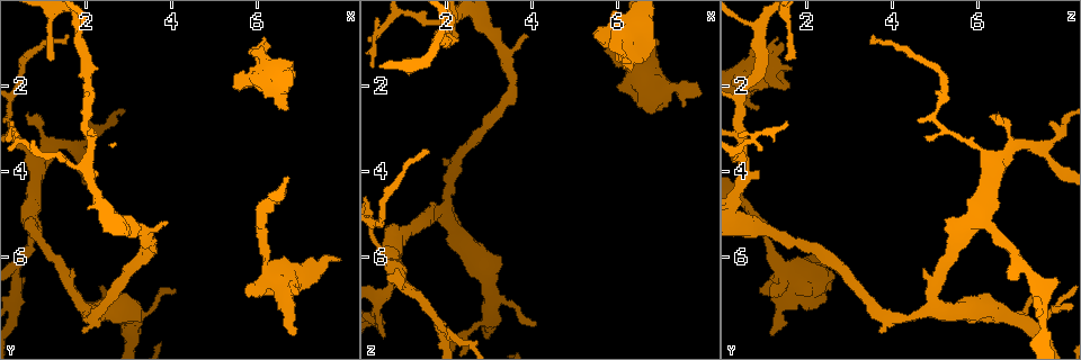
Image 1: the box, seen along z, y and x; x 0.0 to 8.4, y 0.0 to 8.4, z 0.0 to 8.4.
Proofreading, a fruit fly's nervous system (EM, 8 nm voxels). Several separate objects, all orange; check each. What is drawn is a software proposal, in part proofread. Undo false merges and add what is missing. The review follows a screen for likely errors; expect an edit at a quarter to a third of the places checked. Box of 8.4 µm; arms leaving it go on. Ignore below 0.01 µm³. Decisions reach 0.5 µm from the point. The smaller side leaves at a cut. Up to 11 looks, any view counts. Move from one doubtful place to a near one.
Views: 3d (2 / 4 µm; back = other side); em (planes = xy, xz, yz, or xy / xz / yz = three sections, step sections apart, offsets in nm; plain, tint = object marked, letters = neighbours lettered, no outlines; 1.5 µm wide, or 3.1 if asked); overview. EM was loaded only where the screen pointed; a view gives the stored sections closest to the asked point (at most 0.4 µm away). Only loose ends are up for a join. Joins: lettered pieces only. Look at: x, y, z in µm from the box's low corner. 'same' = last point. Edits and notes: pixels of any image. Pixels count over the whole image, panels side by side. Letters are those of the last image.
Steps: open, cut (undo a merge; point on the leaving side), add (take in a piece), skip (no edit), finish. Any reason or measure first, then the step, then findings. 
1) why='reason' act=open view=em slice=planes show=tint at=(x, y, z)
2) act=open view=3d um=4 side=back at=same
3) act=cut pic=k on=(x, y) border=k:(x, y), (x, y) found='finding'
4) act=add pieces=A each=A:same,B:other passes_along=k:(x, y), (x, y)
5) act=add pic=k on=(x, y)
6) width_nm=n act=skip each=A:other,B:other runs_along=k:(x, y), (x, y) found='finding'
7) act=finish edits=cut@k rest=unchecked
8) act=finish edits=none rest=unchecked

why='branch stops here' act=open view=em slice=planes show=plain at=(6.85, 7.80, 1.20)

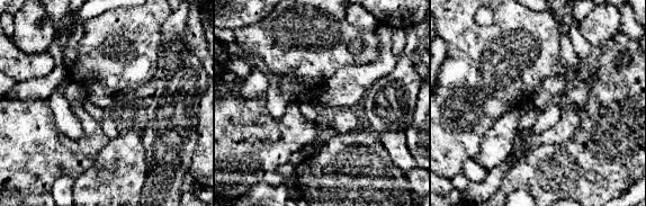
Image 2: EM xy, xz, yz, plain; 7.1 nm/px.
act=open view=em slice=planes show=letters at=same

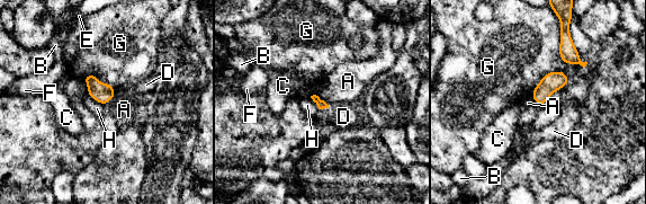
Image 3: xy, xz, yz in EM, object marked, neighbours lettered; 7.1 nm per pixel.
act=skip each=A:other,B:other,C:other,D:other,E:other,F:other,G:other,H:other border=3:(315, 94), (329, 106) found='none of them fits'

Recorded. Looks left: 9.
why='branch stops here' act=open view=em slice=planes show=plain at=(7.95, 6.05, 2.20)

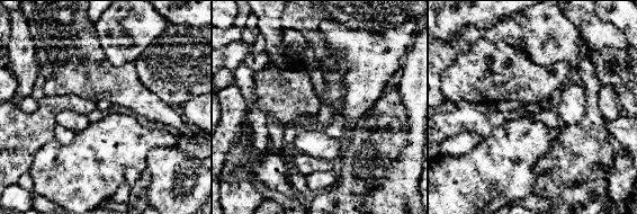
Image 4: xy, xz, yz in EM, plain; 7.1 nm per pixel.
why='see the neighbours' act=open view=em slice=planes show=letters at=same

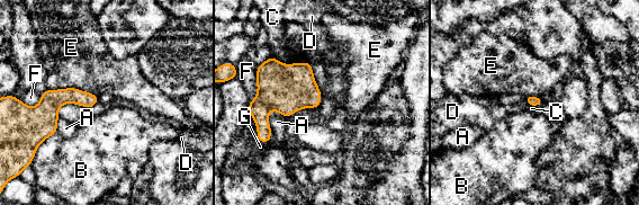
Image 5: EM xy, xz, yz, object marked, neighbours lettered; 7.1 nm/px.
longest_contact=E:380nm act=skip each=A:other,B:other,C:other,D:other,E:other,F:other,G:other found='none of them fits'

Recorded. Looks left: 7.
why='branch stops here' act=open view=em slice=xz step=4 show=tint at=(6.60, 1.70, 1.40)

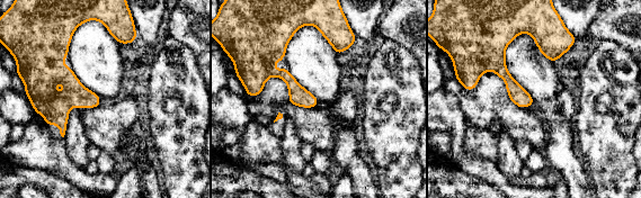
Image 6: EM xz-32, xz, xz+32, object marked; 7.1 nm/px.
why='another direction' act=open view=em slice=planes show=letters at=same

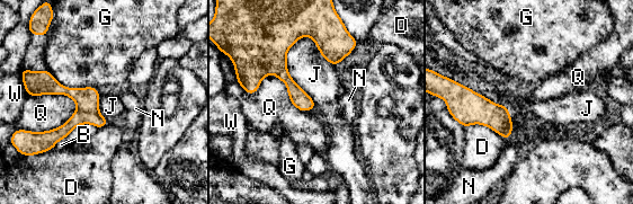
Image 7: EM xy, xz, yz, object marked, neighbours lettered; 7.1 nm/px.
act=skip each=B:other,D:other,G:other,J:other,N:other,Q:other,W:other border=7:(305, 35), (286, 69), (317, 105) found='none of them fits'

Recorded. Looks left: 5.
why='free end' act=open view=em slice=xz step=4 show=tint at=(1.60, 0.80, 3.55)

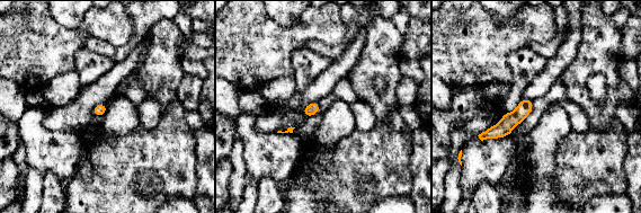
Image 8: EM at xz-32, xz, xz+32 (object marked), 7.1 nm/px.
why='another direction' act=open view=em slice=planes show=letters at=same

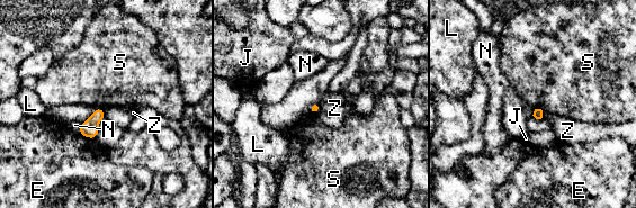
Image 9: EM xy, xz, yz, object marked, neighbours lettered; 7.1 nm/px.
act=skip each=E:other,J:other,L:other,N:other,S:other,Z:other border=9:(310, 112), (318, 114) found='none of them fits'

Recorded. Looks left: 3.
act=finish edits=none rest=unchecked

